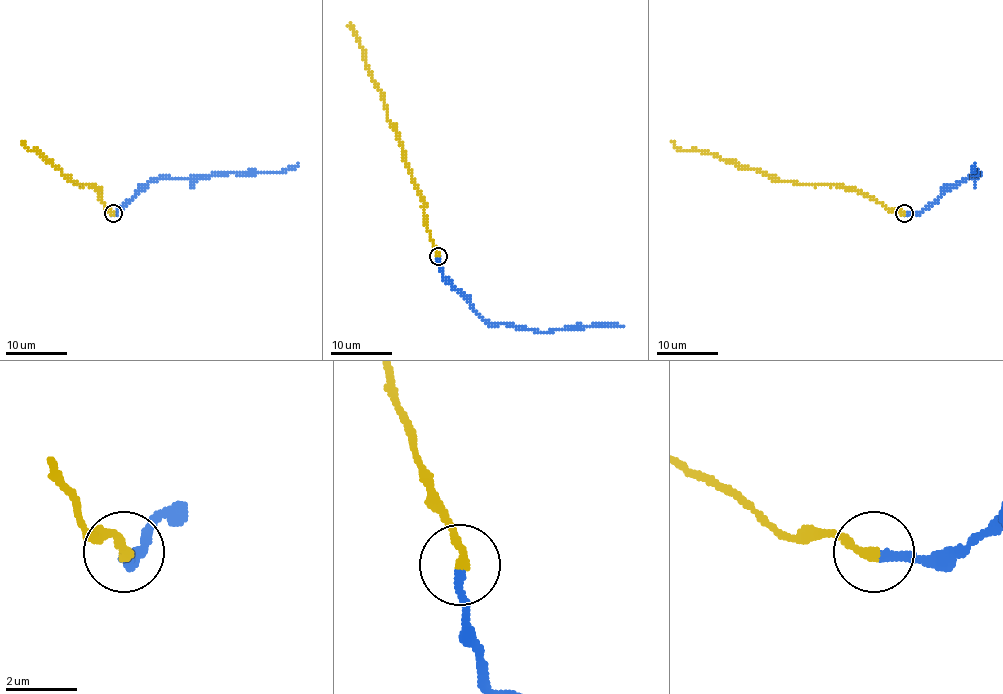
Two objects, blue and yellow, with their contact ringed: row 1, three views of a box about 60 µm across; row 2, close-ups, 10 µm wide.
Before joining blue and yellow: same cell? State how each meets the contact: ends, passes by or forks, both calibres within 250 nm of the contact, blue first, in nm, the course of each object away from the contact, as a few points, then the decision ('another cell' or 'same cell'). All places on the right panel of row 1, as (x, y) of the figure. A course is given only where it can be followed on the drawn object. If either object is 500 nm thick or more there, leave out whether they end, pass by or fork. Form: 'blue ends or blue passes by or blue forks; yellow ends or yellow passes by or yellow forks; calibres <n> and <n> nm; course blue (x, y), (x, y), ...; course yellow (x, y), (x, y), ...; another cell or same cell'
blue ends; yellow ends; calibres 220 and 280 nm; course blue (905, 213), (919, 214), (945, 190), (963, 179), (974, 179), (980, 174), (974, 173), (974, 164); course yellow (905, 213), (885, 208), (839, 185), (773, 180), (713, 154), (681, 150), (673, 141); same cell

